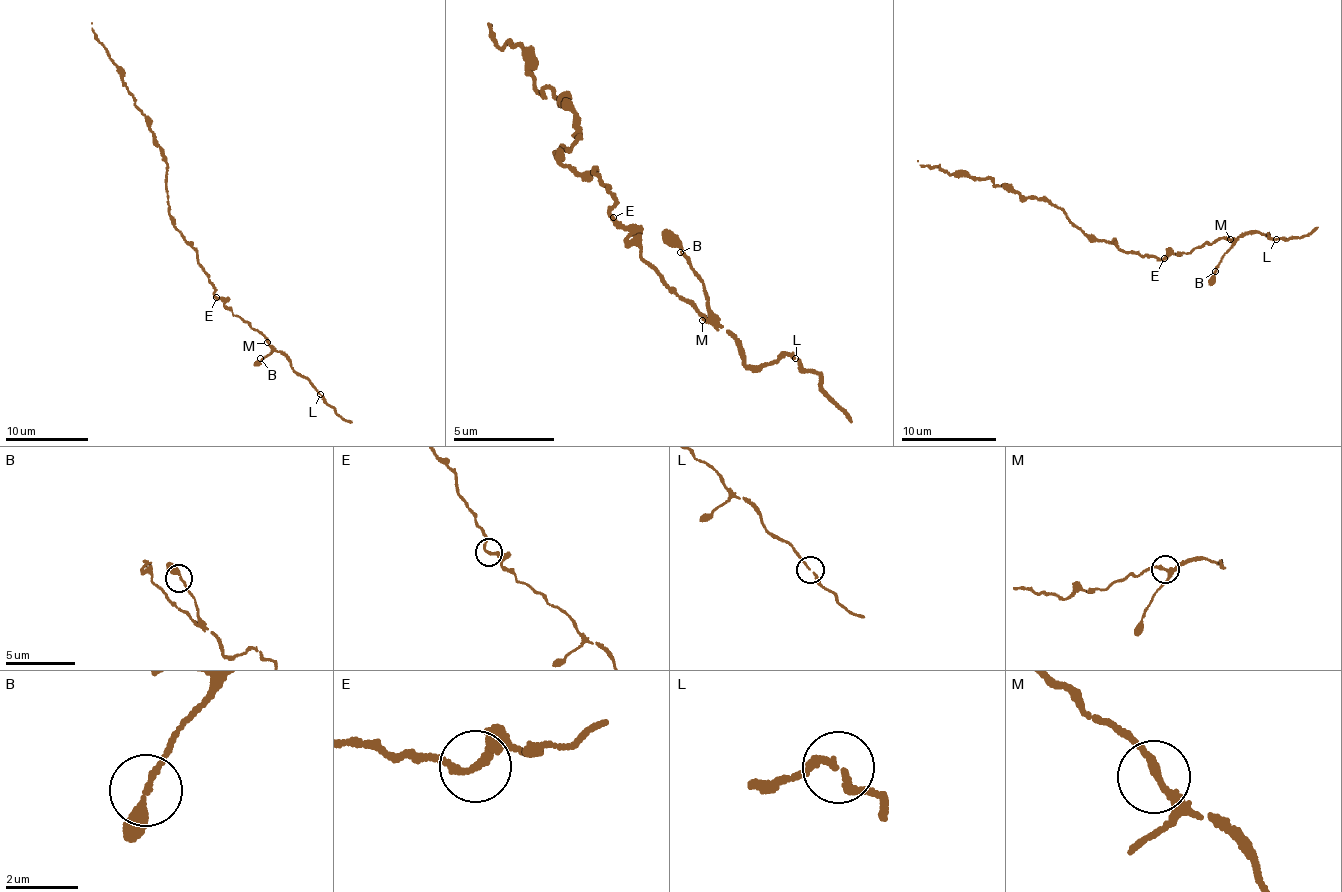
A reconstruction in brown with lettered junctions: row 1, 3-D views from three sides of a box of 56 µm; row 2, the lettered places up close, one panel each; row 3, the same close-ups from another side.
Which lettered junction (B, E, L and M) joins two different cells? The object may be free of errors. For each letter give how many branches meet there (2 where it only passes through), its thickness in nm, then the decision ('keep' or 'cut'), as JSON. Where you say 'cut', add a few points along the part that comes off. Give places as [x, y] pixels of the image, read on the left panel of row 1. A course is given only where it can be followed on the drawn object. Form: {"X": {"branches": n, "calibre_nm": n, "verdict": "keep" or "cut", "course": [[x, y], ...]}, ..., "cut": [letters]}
{"B": {"branches": 2, "calibre_nm": 240, "verdict": "keep"}, "E": {"branches": 2, "calibre_nm": 200, "verdict": "keep"}, "L": {"branches": 2, "calibre_nm": 140, "verdict": "keep"}, "M": {"branches": 2, "calibre_nm": 200, "verdict": "keep"}, "cut": []}

